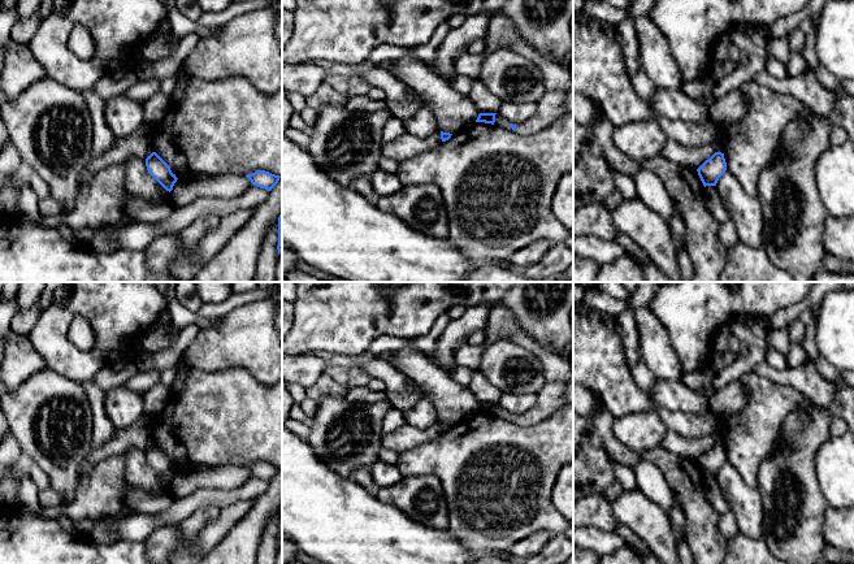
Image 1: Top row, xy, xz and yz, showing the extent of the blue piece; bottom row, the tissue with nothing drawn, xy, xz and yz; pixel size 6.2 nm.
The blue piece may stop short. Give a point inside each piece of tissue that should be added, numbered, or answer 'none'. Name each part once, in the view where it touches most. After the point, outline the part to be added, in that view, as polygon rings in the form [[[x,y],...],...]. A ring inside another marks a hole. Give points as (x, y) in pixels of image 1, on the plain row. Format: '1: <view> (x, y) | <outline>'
none

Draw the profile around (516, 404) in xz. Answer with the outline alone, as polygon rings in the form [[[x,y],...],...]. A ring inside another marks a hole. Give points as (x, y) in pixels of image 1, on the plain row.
[[[502,392],[499,405],[512,416],[521,416],[529,409],[534,408],[537,403],[537,394],[526,392],[526,394],[511,394]]]

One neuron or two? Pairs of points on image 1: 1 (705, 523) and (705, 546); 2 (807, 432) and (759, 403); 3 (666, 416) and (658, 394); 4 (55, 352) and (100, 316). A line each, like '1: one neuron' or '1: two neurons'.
1: one neuron
2: two neurons
3: two neurons
4: one neuron

